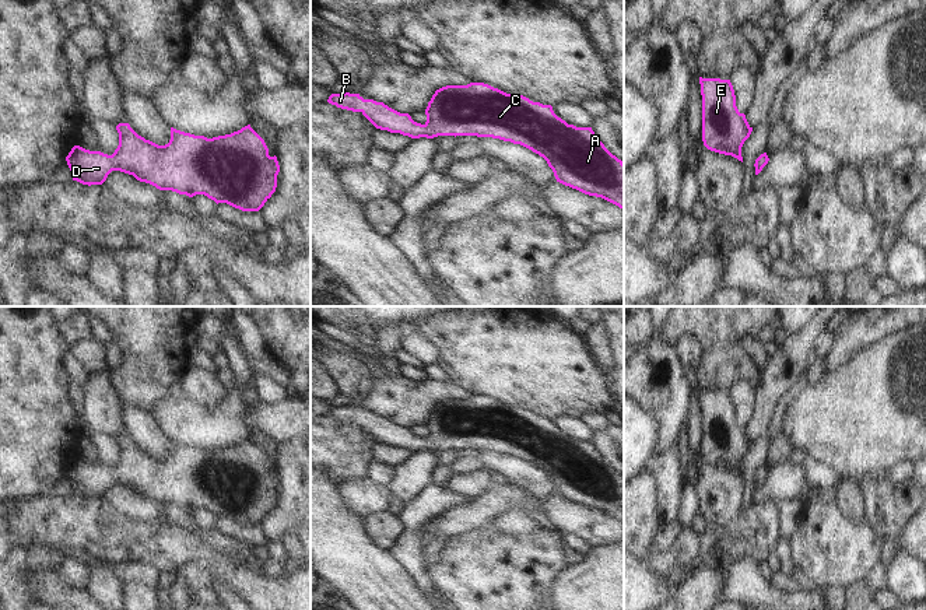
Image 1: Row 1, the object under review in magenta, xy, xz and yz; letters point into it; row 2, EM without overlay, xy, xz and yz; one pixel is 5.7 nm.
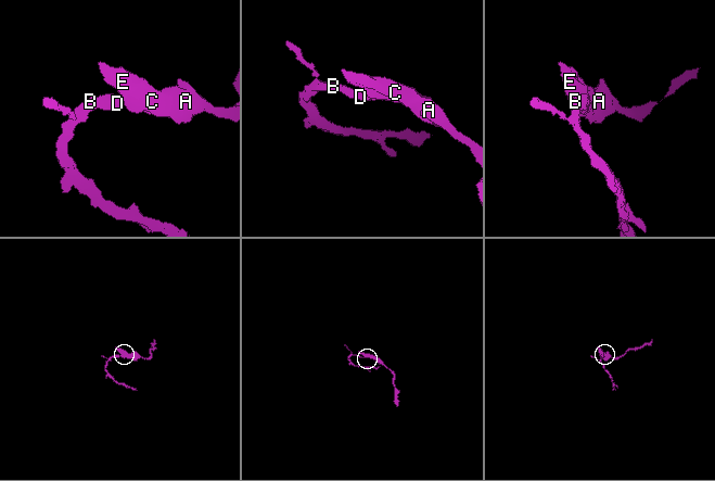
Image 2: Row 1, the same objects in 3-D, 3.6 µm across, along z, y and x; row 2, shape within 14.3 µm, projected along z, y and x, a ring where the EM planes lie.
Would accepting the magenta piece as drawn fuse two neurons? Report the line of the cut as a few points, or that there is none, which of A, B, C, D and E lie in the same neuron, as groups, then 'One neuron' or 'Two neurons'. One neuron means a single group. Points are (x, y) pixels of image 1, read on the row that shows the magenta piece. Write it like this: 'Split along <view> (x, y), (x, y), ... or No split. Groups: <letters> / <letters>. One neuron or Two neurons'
No split. Groups: A B C D E. One neuron

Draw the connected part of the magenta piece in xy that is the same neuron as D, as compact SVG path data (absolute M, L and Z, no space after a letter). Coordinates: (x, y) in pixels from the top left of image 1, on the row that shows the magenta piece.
M129 123L116 126L119 146L112 155L74 146L66 157L73 180L83 185L102 185L112 171L133 175L159 190L172 190L193 197L204 194L218 203L227 203L242 211L259 211L277 187L280 165L269 155L264 140L250 127L231 134L207 139L171 127L171 140L158 146L138 136Z

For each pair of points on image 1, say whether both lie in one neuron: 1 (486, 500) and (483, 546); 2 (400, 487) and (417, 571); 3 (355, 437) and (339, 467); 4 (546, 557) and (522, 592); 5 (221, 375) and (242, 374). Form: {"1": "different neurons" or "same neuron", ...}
{"1": "different neurons", "2": "different neurons", "3": "same neuron", "4": "same neuron", "5": "different neurons"}

